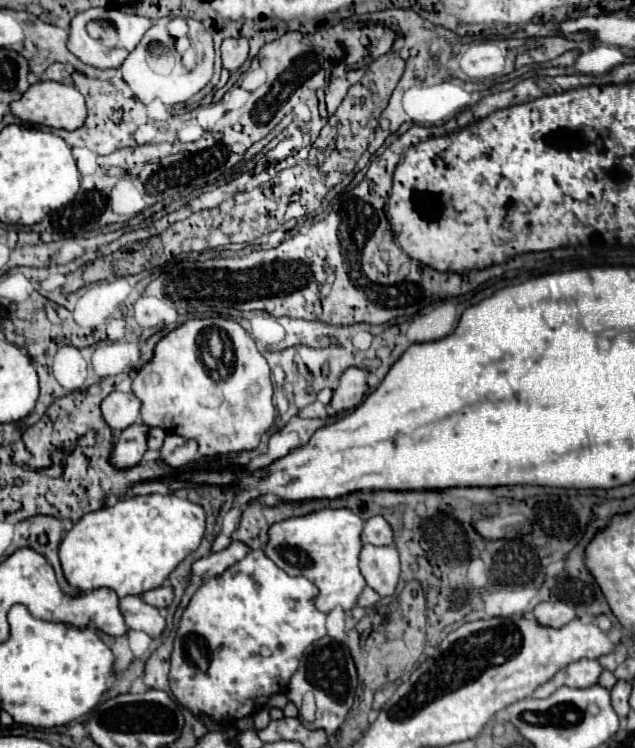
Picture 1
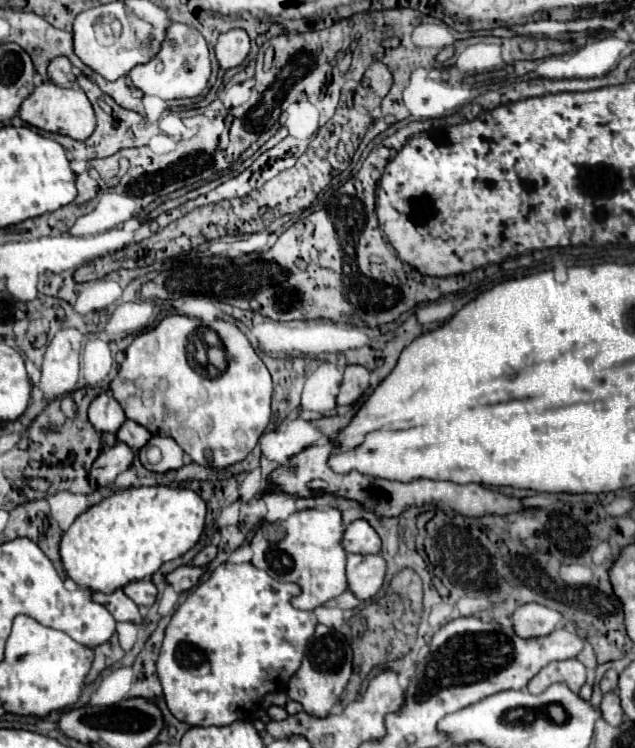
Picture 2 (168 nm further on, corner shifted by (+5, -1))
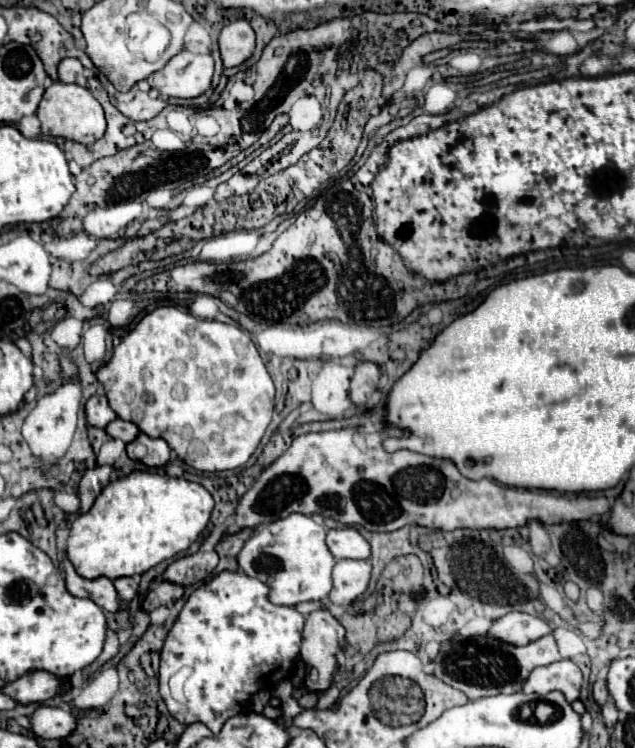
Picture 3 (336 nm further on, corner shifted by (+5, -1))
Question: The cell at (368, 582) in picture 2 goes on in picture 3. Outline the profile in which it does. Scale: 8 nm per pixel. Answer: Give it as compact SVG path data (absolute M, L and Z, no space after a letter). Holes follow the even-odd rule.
M338 560L334 568L334 588L330 600L334 604L348 606L360 598L370 584L372 564L368 560Z

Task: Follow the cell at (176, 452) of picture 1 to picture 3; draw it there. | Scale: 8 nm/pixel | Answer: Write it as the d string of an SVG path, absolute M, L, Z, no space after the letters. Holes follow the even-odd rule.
M140 434L134 442L130 442L126 446L128 450L128 456L132 460L138 460L150 468L158 468L158 466L166 466L170 462L170 456L172 456L172 448L166 444L166 440L162 438L150 438L146 434ZM138 446L144 446L144 456L136 456L136 448Z

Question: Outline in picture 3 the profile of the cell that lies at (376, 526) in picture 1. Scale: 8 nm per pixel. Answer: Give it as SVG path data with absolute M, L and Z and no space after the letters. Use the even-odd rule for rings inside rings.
M352 526L346 528L332 528L328 530L326 544L330 552L340 558L370 558L370 544L368 540Z

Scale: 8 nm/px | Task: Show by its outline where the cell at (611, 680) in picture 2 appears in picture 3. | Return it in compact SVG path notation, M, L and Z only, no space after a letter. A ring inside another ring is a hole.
M596 680L594 682L594 700L602 706L604 702L608 702L610 694L608 694L608 686L606 686L606 680Z

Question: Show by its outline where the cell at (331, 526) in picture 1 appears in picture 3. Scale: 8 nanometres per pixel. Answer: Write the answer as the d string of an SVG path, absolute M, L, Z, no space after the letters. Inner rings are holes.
M290 514L256 532L238 554L238 568L270 586L270 600L280 606L296 606L310 600L326 600L332 590L336 558L326 548L328 528L306 514Z

